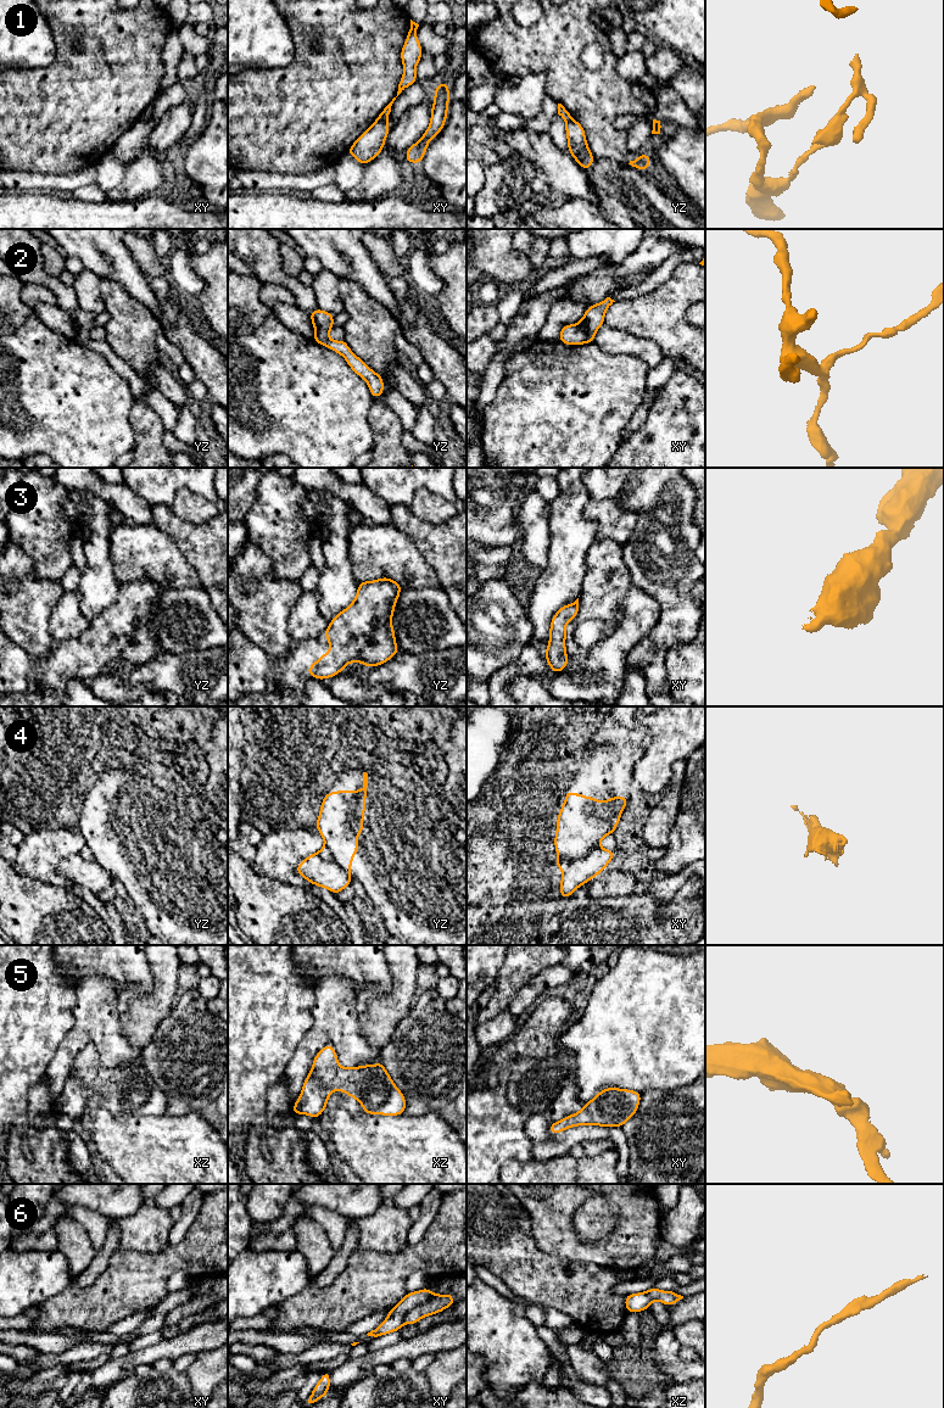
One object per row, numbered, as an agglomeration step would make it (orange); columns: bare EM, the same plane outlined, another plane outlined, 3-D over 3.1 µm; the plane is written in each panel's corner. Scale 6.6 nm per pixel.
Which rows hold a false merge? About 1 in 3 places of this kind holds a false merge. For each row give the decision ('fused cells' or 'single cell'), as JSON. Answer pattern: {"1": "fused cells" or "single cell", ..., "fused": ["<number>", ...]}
{"1": "fused cells", "2": "fused cells", "3": "single cell", "4": "fused cells", "5": "single cell", "6": "fused cells", "fused": ["1", "2", "4", "6"]}

